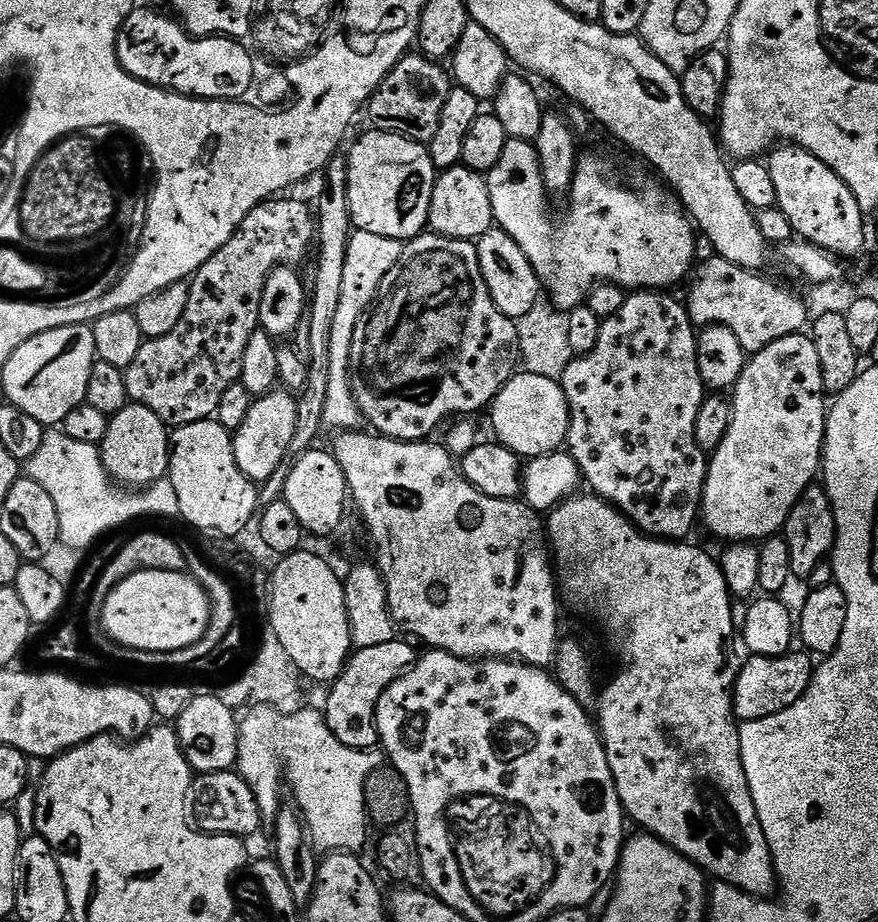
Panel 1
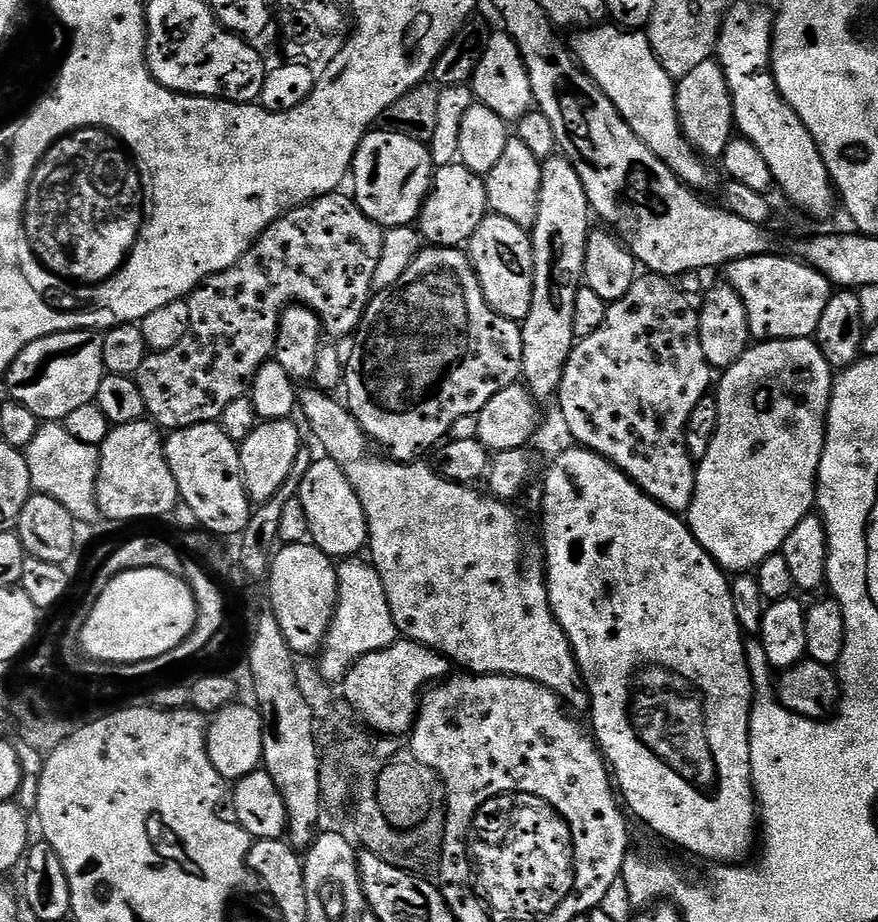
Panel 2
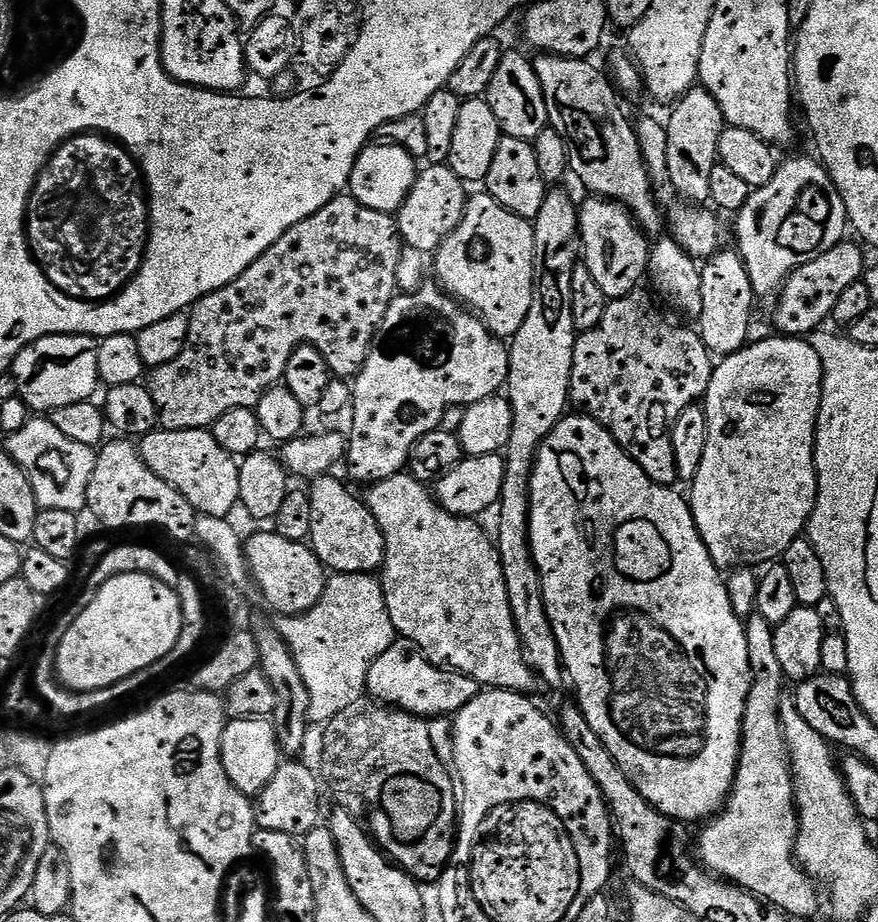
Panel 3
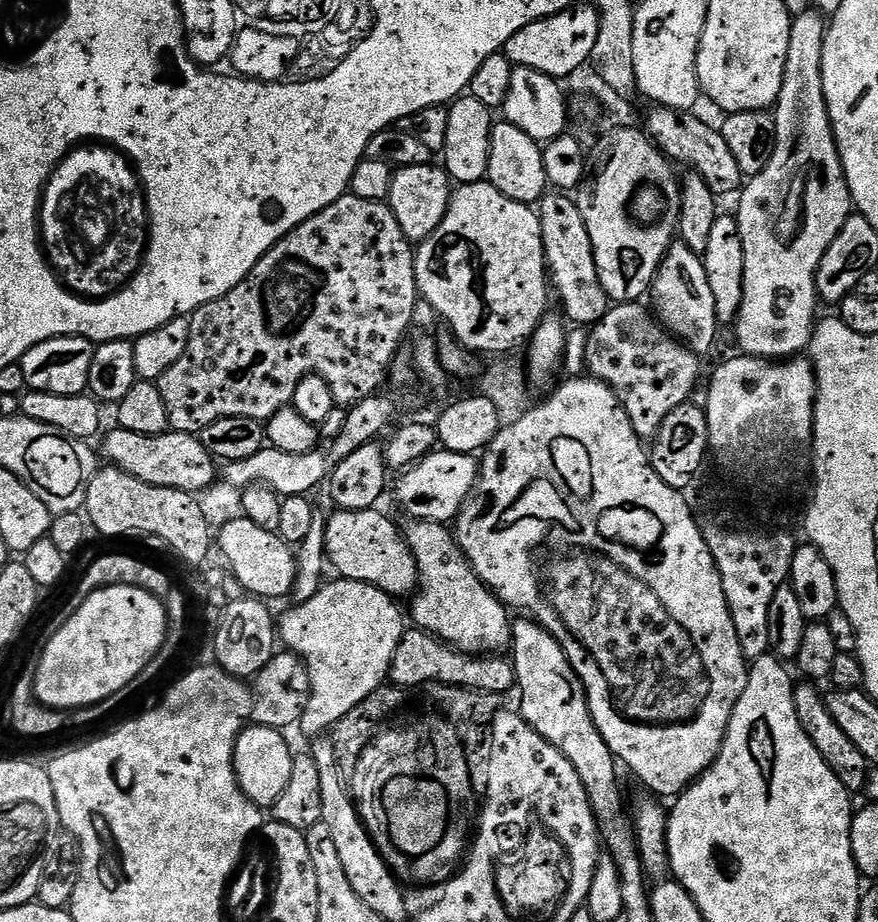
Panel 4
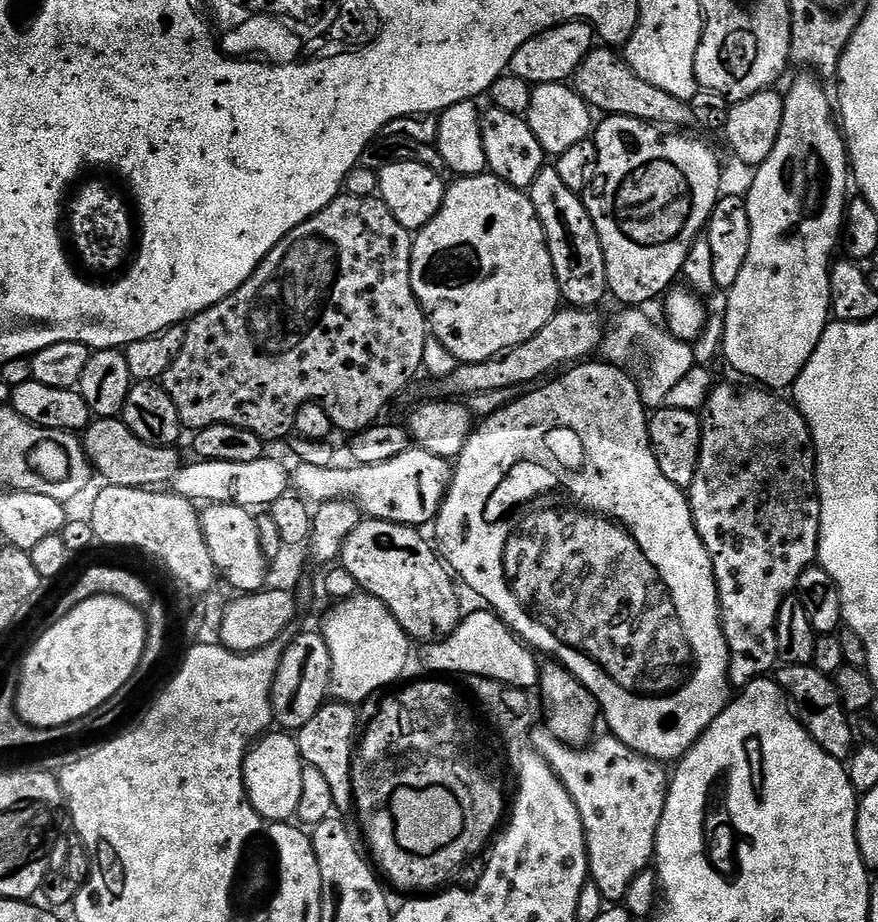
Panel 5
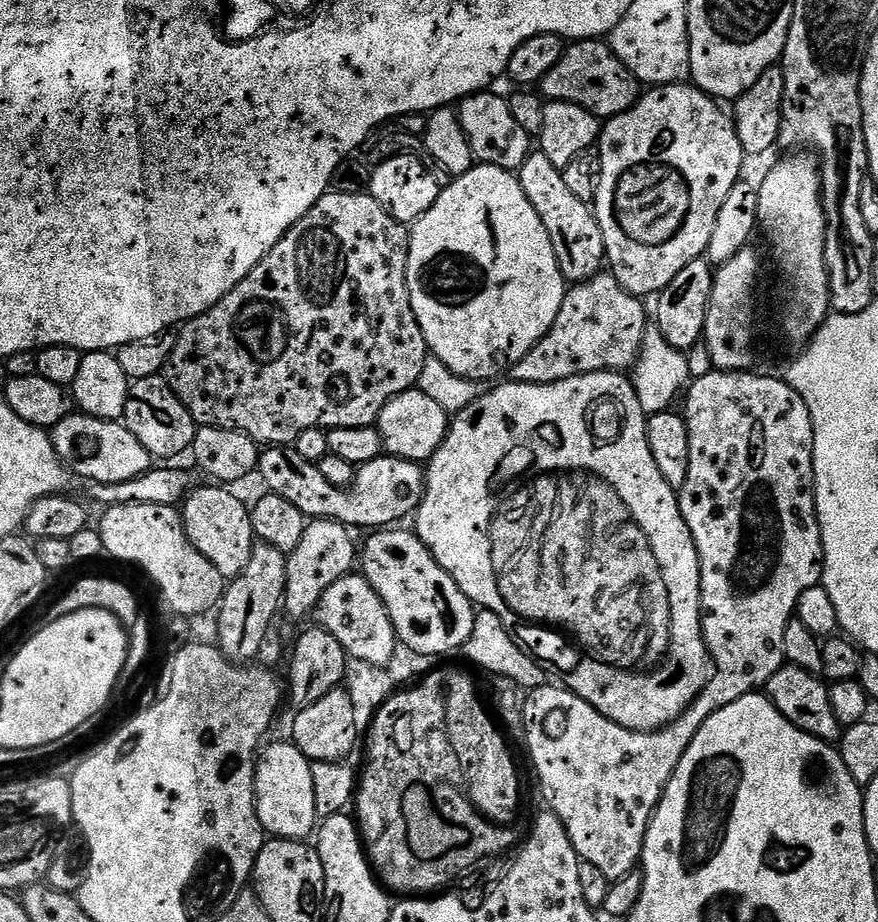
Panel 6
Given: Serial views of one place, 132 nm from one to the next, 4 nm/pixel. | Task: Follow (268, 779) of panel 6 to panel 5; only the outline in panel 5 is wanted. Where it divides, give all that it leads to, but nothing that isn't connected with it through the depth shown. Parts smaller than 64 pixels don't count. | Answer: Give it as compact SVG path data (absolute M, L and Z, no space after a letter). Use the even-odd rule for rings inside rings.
M275 731L261 735L249 747L244 757L244 789L261 821L288 822L295 817L301 801L302 770L306 765L295 739L287 731Z

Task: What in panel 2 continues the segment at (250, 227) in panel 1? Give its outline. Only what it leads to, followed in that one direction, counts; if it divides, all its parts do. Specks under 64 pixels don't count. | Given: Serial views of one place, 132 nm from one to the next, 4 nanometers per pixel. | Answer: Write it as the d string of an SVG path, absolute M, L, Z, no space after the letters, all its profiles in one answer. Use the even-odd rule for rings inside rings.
M340 190L330 192L327 196L320 196L317 200L311 200L309 204L291 208L285 216L278 217L270 226L266 226L264 233L249 246L248 252L242 254L242 258L238 258L238 262L234 262L232 266L218 274L206 276L204 281L192 291L192 295L187 297L190 306L190 330L186 330L186 334L183 335L182 342L178 342L178 346L170 346L170 350L153 352L148 355L142 362L142 366L138 366L134 377L138 390L142 392L145 413L150 417L153 424L164 430L189 428L195 424L210 424L219 421L222 410L226 410L226 406L230 406L230 402L234 402L234 398L249 395L254 382L254 374L258 374L258 370L266 361L273 359L276 351L276 330L280 321L280 314L283 309L288 307L290 302L302 304L305 308L309 308L318 317L320 327L327 335L329 332L332 336L351 337L355 333L360 320L364 317L364 311L368 308L368 302L374 295L372 278L374 270L378 270L378 258L382 252L385 229L370 218L366 218L366 214L362 214L362 210L357 206L351 195L343 196L342 193L343 191Z

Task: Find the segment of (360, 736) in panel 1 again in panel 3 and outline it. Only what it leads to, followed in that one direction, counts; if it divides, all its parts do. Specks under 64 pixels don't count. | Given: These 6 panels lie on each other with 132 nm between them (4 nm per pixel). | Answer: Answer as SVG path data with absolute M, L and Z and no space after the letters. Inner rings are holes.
M403 638L393 640L370 666L366 684L367 695L372 700L423 718L451 717L482 691L482 686L474 678L434 666L422 654L422 650L414 646L414 642Z

